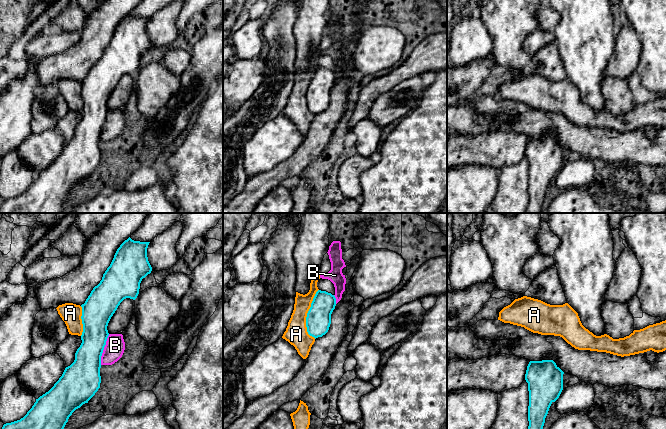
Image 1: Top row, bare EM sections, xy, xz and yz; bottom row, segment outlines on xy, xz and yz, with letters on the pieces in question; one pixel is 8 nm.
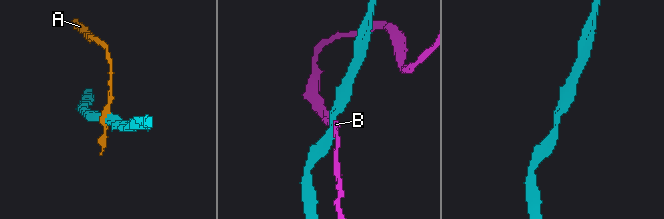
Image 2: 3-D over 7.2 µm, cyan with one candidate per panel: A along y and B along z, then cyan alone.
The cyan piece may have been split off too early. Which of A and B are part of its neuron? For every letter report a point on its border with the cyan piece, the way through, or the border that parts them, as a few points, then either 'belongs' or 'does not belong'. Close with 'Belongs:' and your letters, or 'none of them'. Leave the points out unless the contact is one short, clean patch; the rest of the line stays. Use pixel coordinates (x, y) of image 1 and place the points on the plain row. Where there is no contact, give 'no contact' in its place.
A: xz (307, 90) | does not belong
B: xy (103, 125) | does not belong
Belongs: none of them

